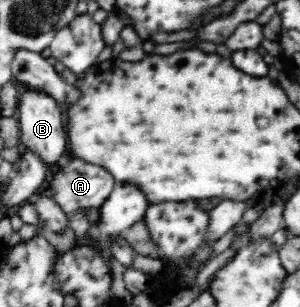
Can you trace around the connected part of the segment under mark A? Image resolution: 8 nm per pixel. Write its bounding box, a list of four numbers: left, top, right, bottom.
[51,158,115,216]

